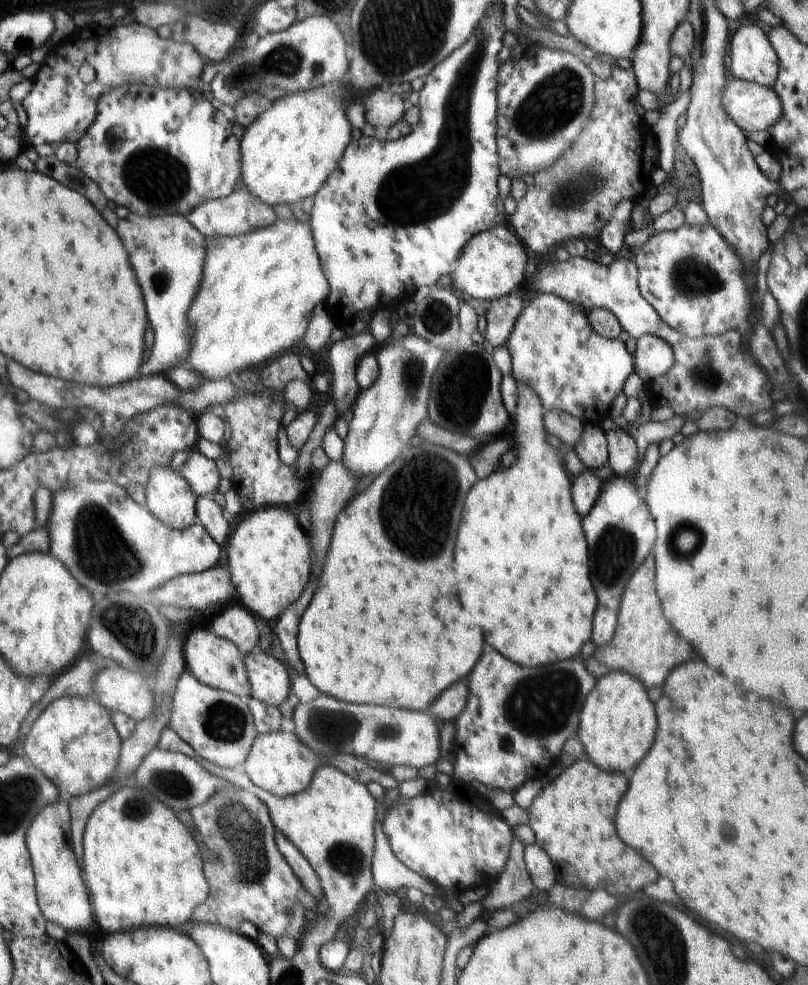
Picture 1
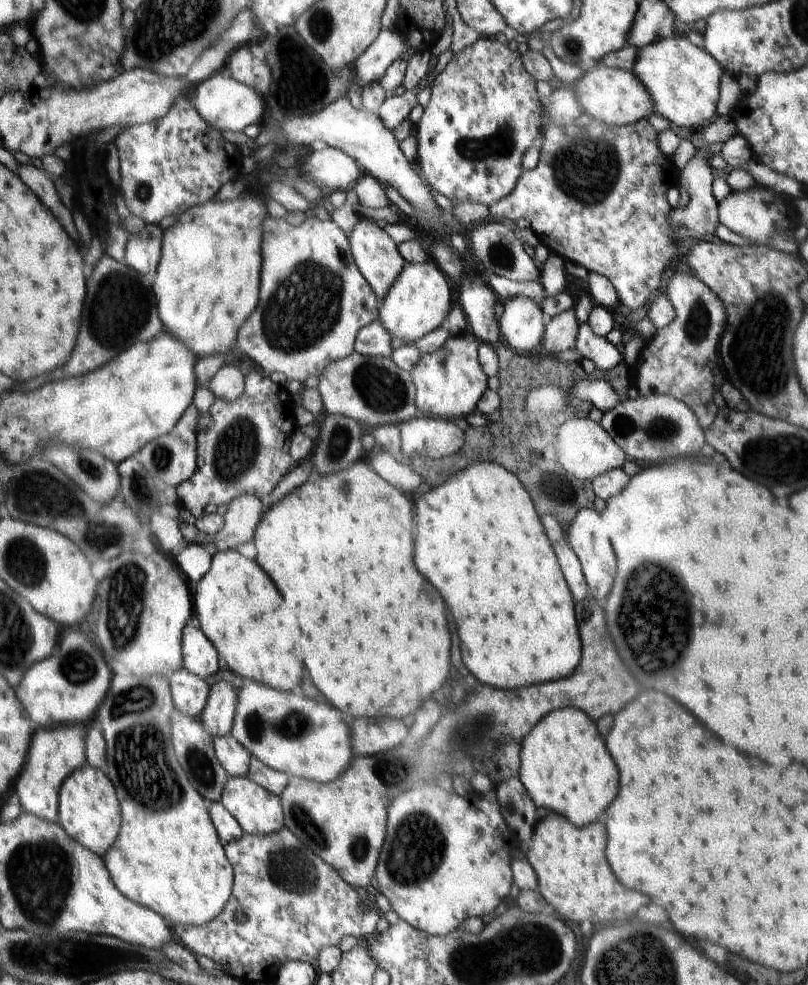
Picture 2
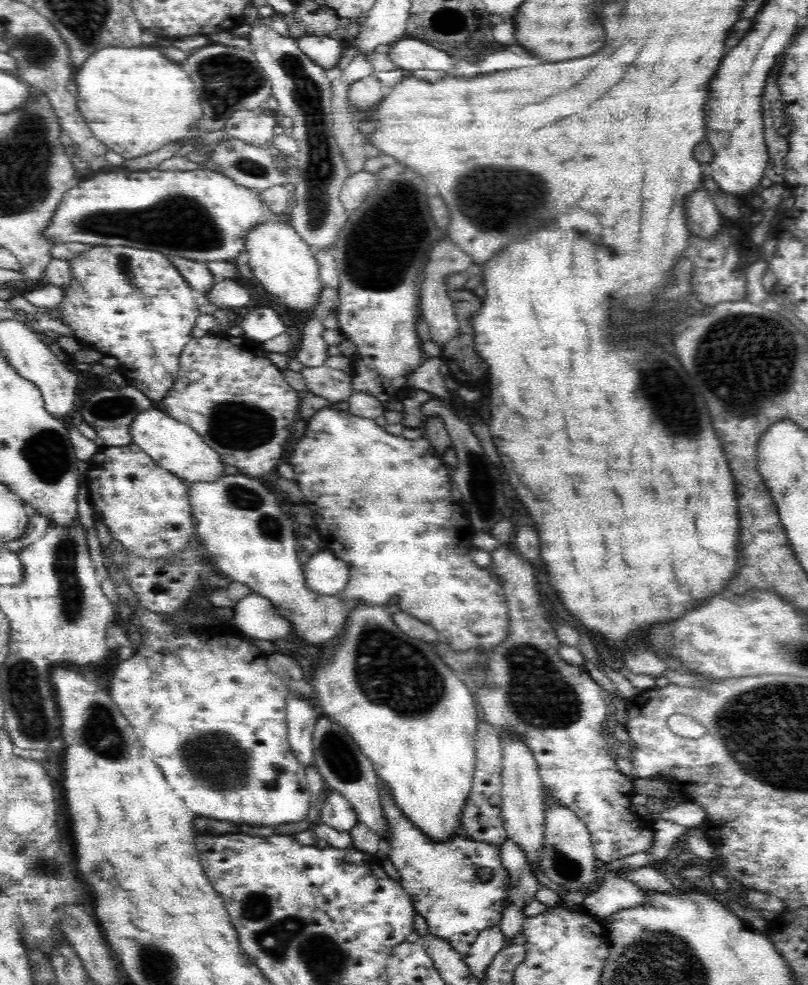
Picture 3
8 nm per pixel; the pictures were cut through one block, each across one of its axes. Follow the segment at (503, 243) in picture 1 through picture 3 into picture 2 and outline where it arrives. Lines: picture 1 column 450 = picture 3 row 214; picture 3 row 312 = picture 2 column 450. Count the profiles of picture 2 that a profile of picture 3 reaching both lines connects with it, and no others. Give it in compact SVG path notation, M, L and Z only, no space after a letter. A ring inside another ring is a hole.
M432 260L422 264L405 262L385 299L379 304L377 320L391 337L398 336L413 343L440 325L444 325L453 306L452 292L446 275Z

